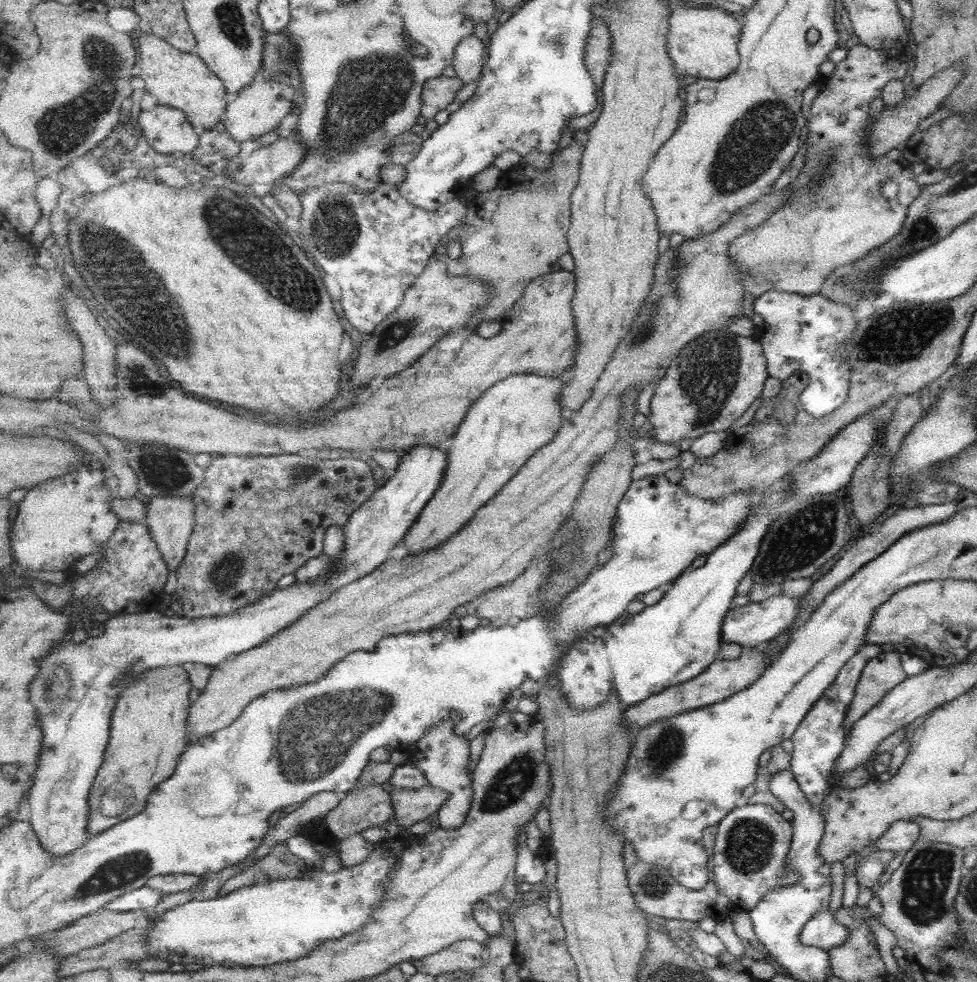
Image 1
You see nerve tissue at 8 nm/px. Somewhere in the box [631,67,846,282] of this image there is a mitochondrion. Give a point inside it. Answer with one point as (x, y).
(752, 146)

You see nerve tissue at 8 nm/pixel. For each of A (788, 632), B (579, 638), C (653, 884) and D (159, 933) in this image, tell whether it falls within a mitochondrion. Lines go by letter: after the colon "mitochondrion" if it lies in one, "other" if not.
A: other
B: other
C: mitochondrion
D: other

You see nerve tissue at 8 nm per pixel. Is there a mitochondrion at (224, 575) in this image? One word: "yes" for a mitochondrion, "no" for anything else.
yes

